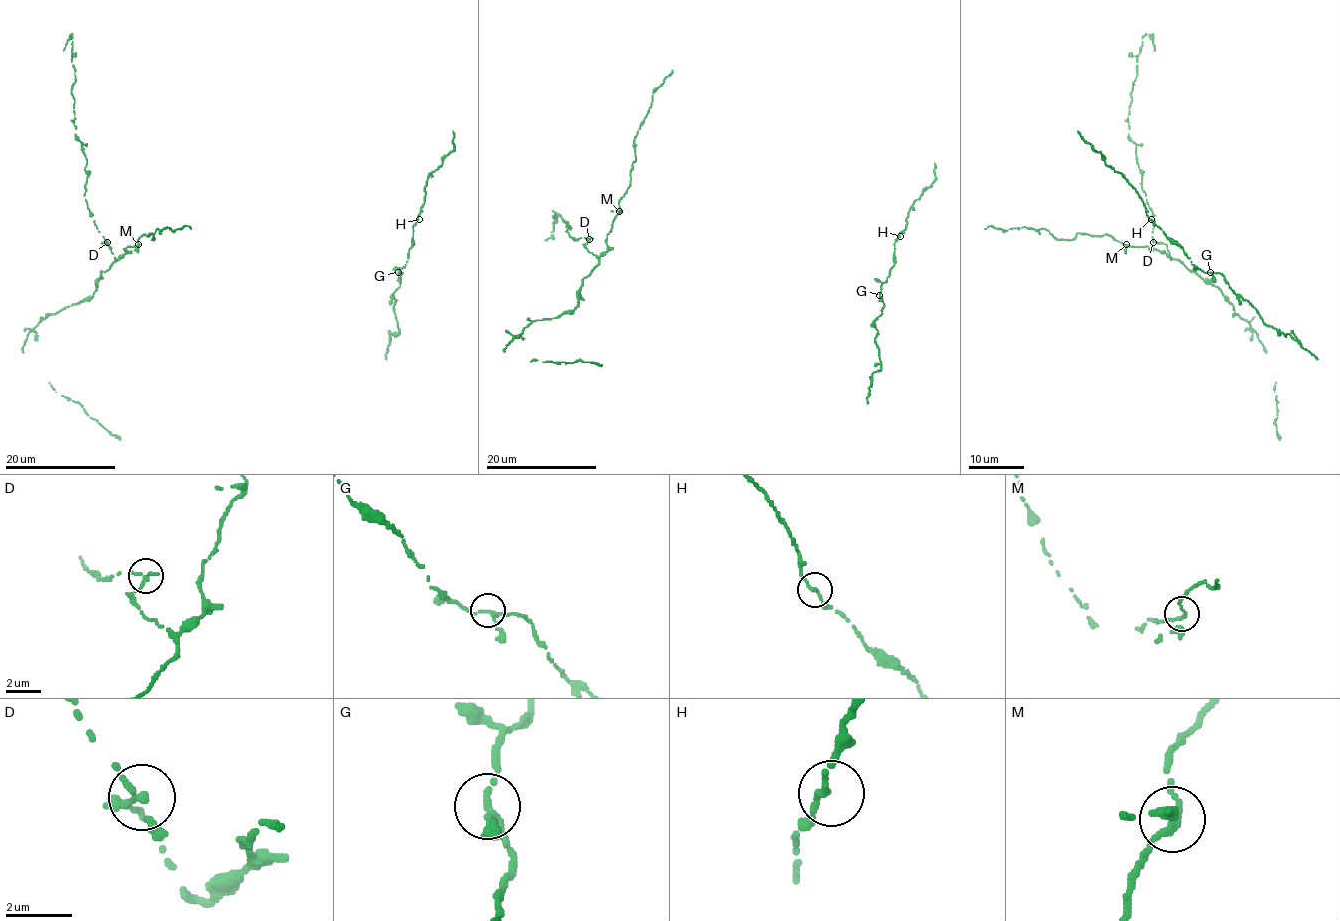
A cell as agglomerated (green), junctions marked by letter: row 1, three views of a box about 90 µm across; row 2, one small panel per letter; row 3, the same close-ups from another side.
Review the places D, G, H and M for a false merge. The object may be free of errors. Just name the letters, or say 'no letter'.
D

